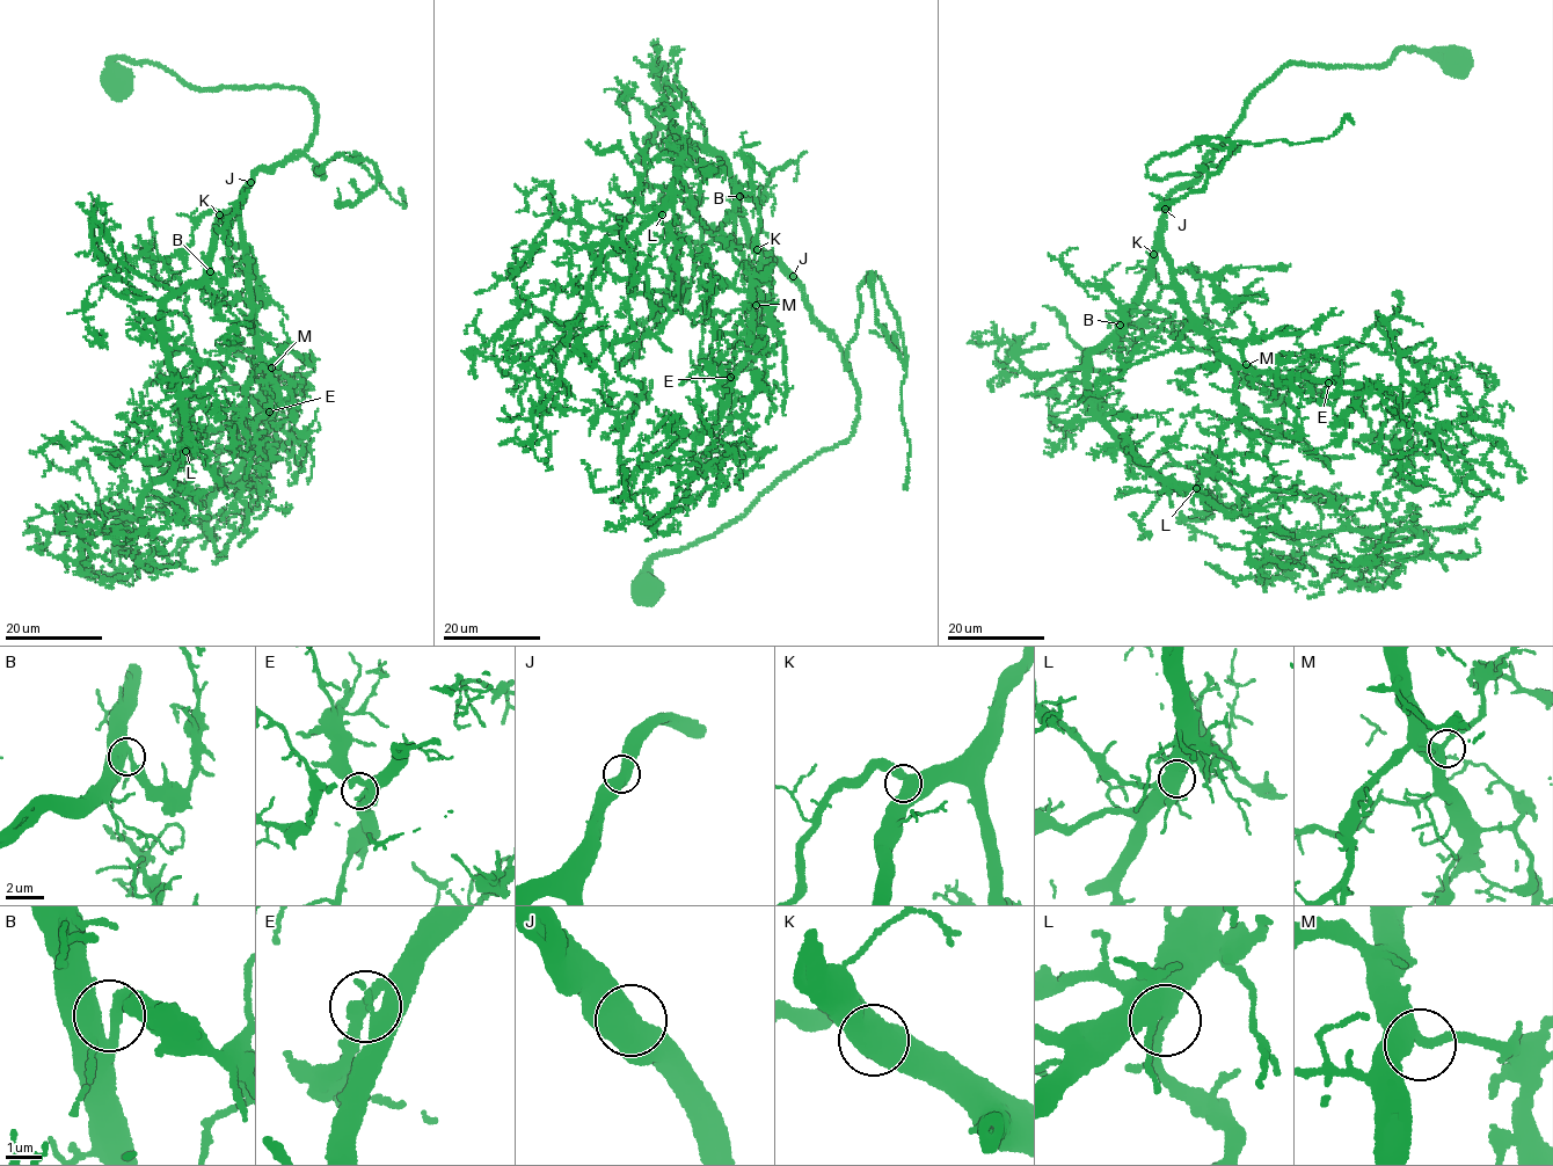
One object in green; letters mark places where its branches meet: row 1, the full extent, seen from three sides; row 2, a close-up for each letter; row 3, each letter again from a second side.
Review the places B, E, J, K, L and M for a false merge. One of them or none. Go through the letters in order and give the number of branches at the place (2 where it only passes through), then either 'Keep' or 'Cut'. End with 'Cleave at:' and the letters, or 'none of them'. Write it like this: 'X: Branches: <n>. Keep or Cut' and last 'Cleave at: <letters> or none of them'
B: Branches: 2. Keep
E: Branches: 2. Keep
J: Branches: 2. Keep
K: Branches: 2. Keep
L: Branches: 2. Keep
M: Branches: 2. Keep
Cleave at: none of them

